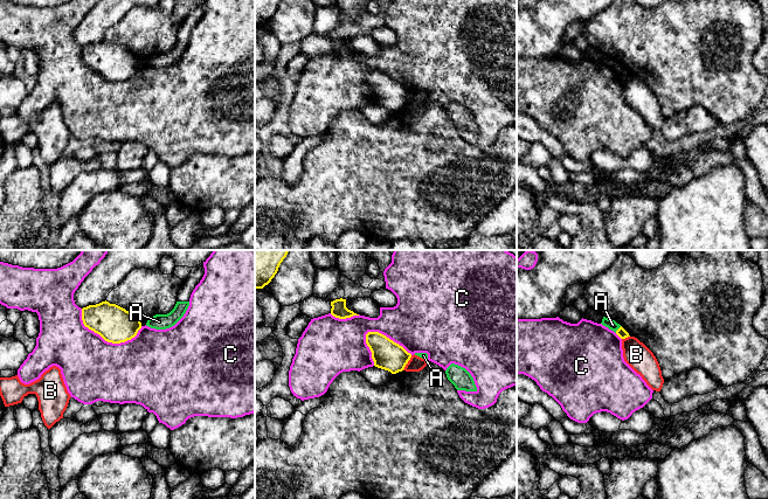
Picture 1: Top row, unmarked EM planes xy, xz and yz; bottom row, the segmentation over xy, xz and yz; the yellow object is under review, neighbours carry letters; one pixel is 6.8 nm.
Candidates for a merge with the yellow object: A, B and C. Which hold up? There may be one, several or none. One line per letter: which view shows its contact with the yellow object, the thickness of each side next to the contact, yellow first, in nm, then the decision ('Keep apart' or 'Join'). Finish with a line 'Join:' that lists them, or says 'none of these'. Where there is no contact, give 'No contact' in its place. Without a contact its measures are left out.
A: Touches yellow in yz. Thickness 70 nm (yellow) against 70 nm. Keep apart
B: Touches yellow in xz. Thickness 200 nm (yellow) against 110 nm. Keep apart
C: Touches yellow in xy. Thickness 240 nm (yellow) against 440 nm. Keep apart
Join: none of these

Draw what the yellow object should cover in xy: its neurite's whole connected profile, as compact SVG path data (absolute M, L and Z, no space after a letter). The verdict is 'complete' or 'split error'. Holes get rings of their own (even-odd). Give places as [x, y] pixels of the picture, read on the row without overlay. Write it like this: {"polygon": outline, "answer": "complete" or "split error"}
{"polygon": "M106 39L83 46L82 58L85 65L112 82L131 78L141 67L138 56L125 47Z", "answer": "complete"}

